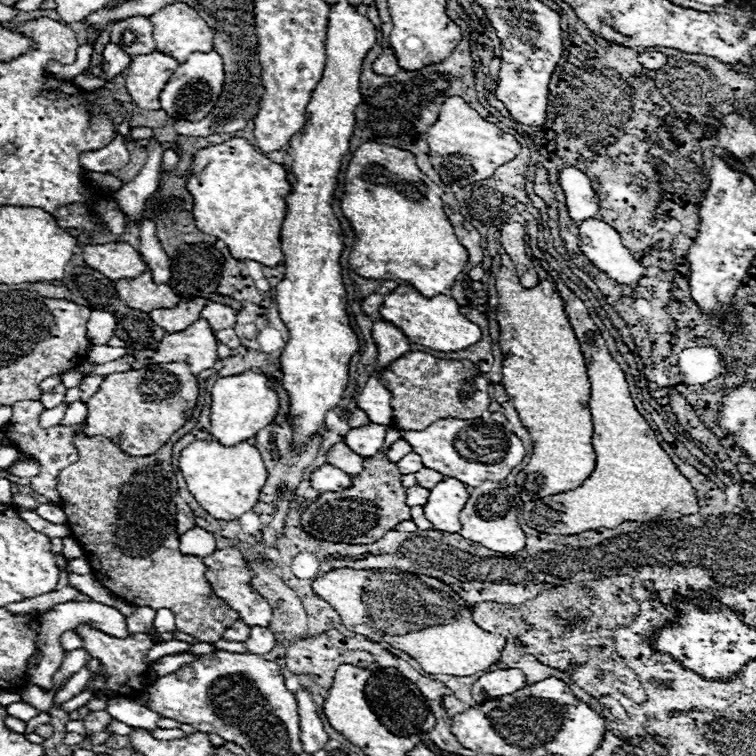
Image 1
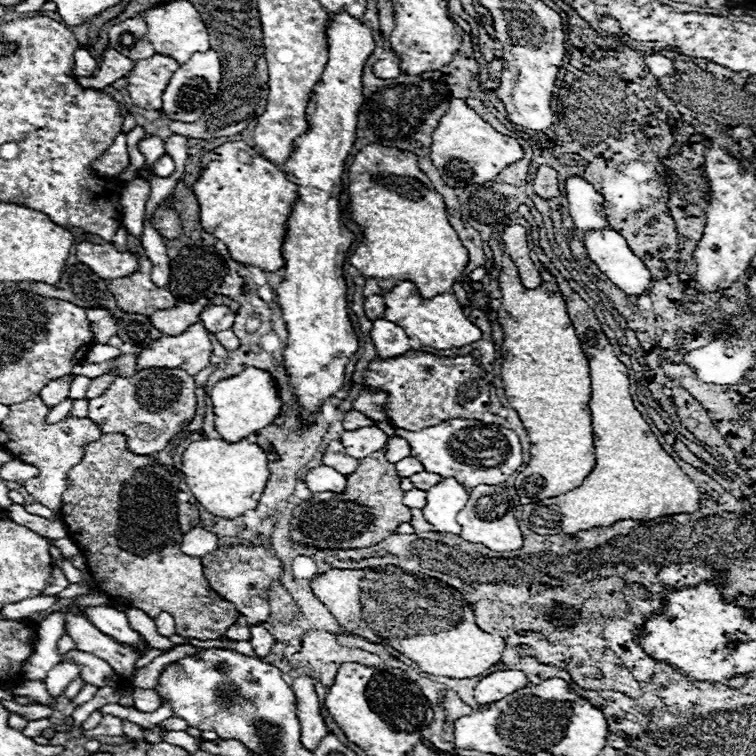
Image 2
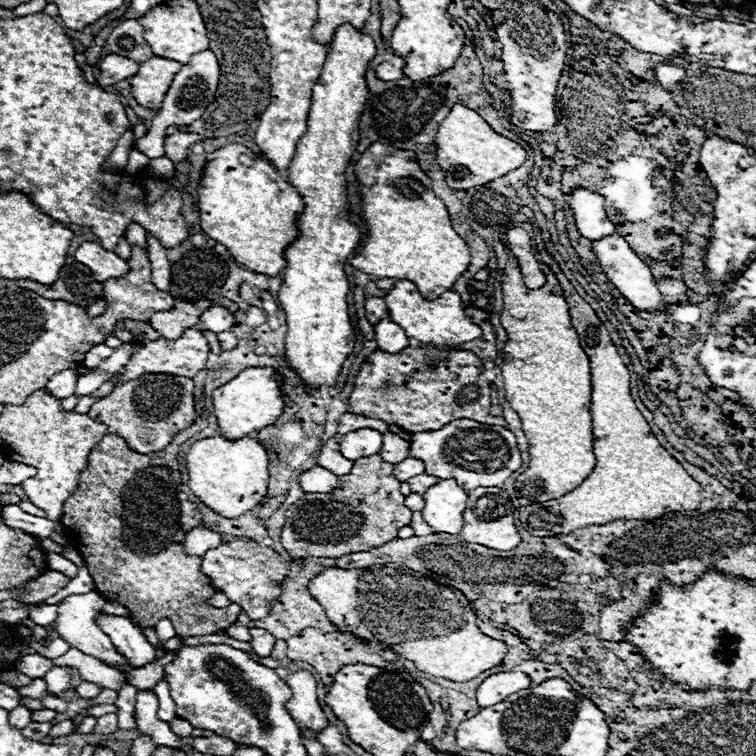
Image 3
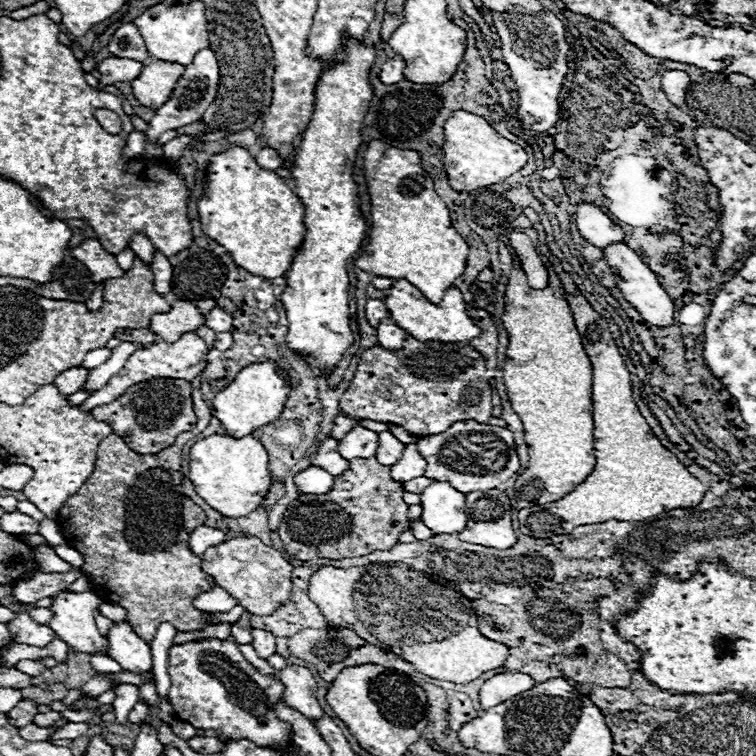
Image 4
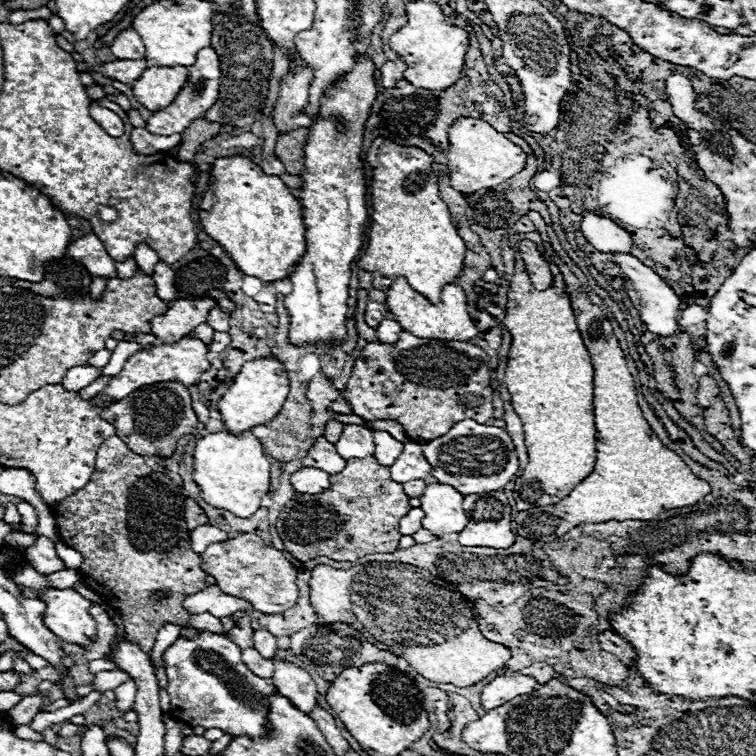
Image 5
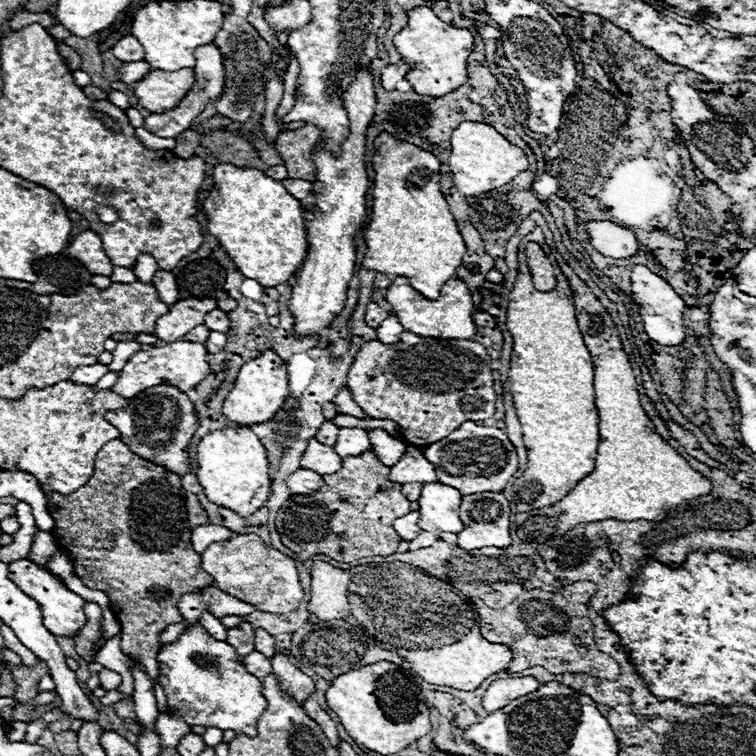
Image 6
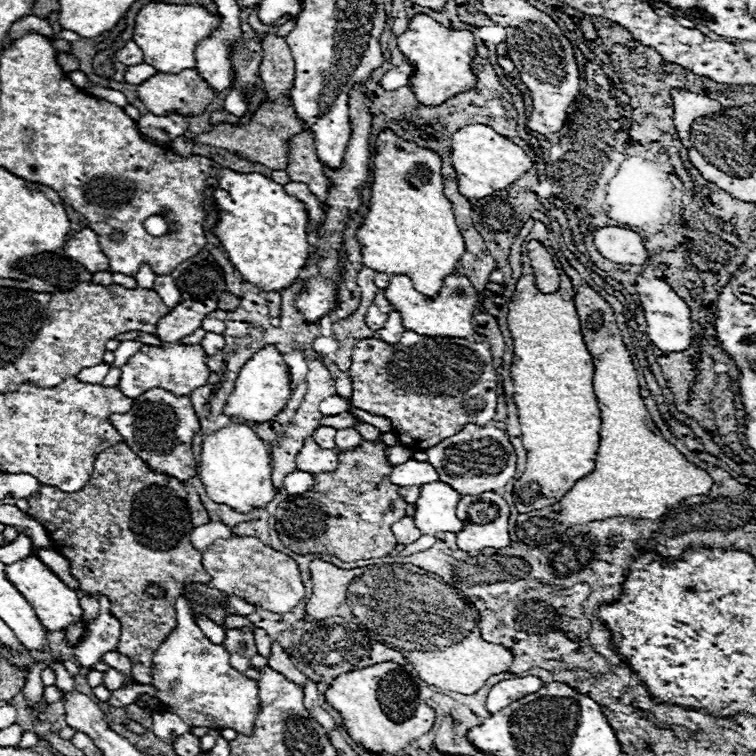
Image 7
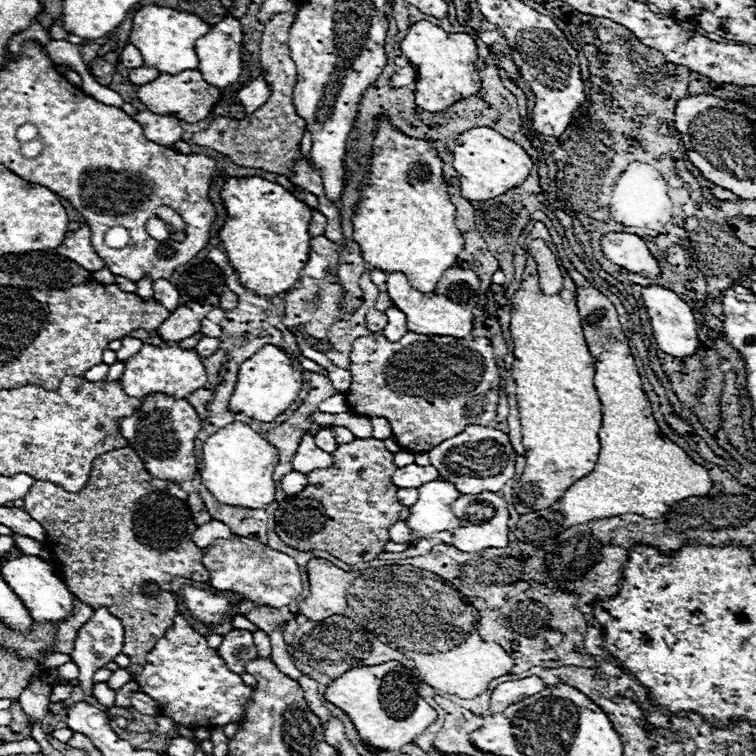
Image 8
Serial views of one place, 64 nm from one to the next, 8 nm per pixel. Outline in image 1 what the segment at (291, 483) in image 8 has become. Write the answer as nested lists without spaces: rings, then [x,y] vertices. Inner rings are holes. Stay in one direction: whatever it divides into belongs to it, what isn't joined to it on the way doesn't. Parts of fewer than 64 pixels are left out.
[[[320,466],[310,474],[310,486],[318,492],[342,492],[350,486],[350,476],[334,466]]]

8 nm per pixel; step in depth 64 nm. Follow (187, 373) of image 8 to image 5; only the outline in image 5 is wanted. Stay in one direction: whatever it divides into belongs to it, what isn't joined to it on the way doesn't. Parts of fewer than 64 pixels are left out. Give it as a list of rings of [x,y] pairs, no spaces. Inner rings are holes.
[[[182,338],[174,344],[162,344],[162,346],[146,346],[140,352],[132,354],[132,358],[128,358],[128,362],[124,364],[124,370],[110,380],[104,394],[120,400],[130,396],[138,388],[156,384],[156,382],[182,382],[186,388],[190,388],[210,368],[206,354],[208,354],[208,346],[196,338]]]

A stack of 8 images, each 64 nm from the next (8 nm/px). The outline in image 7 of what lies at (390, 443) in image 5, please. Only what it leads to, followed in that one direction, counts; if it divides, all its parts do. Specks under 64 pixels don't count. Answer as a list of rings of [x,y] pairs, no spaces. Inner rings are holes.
[[[356,418],[356,424],[354,424],[354,430],[358,430],[364,440],[380,440],[382,438],[382,434],[374,426],[370,426],[370,424],[366,424],[366,422],[358,420],[358,418]],[[398,444],[394,448],[388,448],[388,462],[392,462],[392,466],[398,466],[398,464],[404,464],[412,458],[412,450],[408,450],[406,446]]]

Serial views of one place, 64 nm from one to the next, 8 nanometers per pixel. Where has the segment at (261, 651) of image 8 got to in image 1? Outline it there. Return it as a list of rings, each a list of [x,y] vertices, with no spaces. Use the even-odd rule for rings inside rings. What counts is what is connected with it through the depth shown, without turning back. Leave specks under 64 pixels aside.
[[[252,626],[250,638],[246,640],[248,652],[258,654],[258,656],[264,656],[264,654],[268,654],[274,646],[276,646],[276,638],[274,638],[274,634],[272,634],[268,628]]]

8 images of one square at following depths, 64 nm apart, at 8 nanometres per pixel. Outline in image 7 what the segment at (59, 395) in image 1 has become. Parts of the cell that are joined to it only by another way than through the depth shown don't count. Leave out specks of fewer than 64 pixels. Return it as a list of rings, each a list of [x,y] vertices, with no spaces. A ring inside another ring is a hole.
[[[98,364],[98,366],[92,366],[88,370],[80,370],[80,374],[76,376],[80,382],[86,382],[86,384],[100,384],[104,380],[104,376],[108,374],[110,366],[108,364]]]

